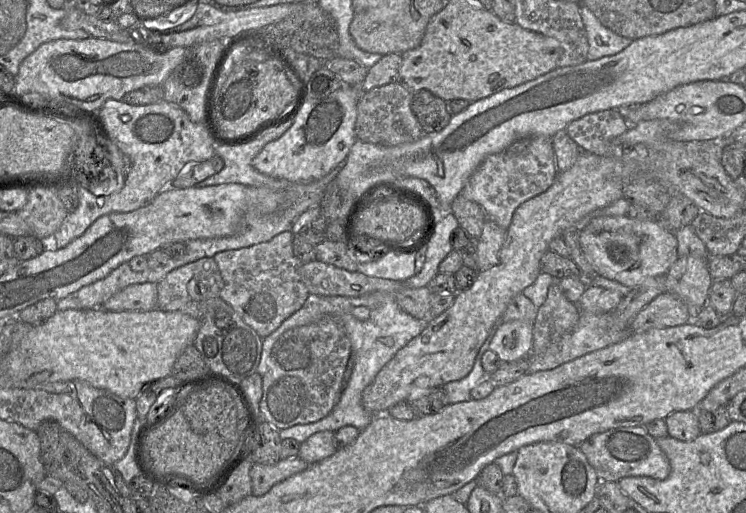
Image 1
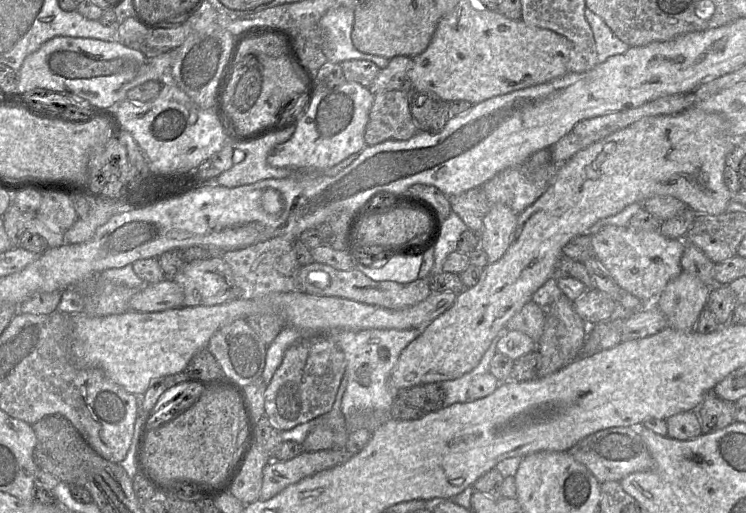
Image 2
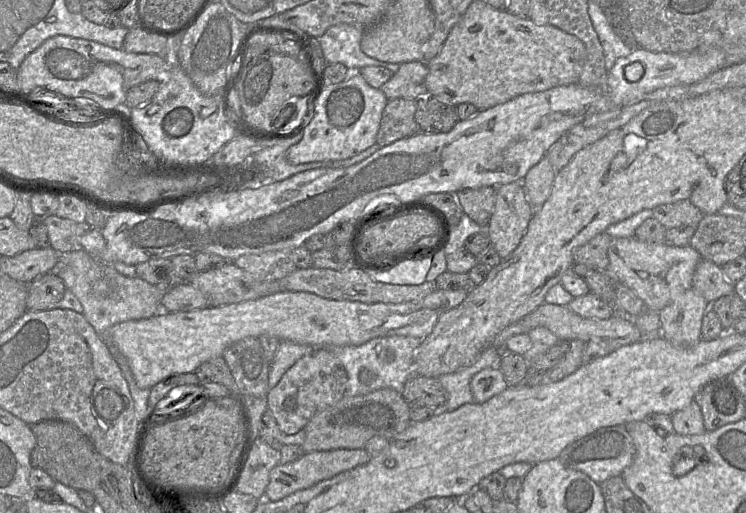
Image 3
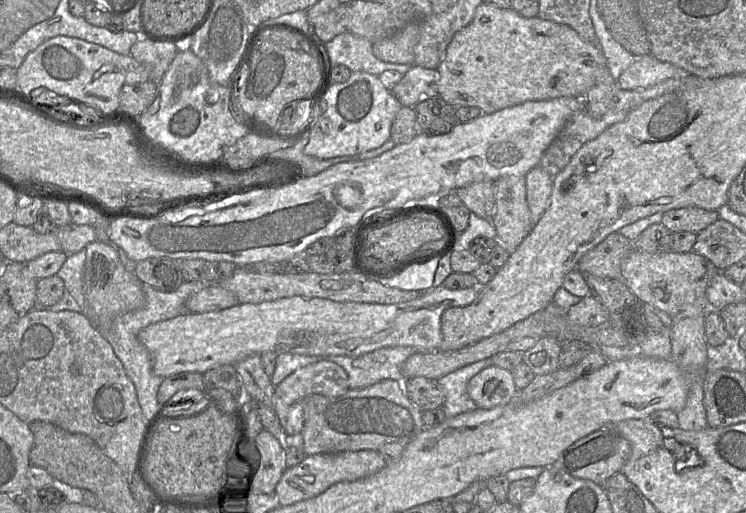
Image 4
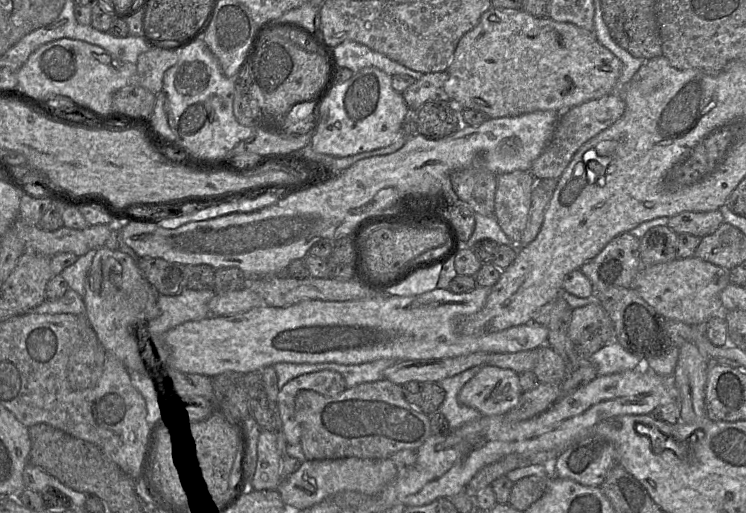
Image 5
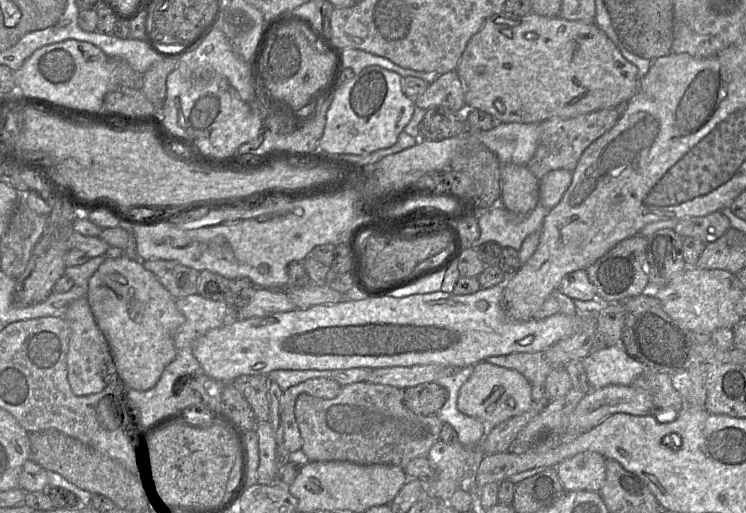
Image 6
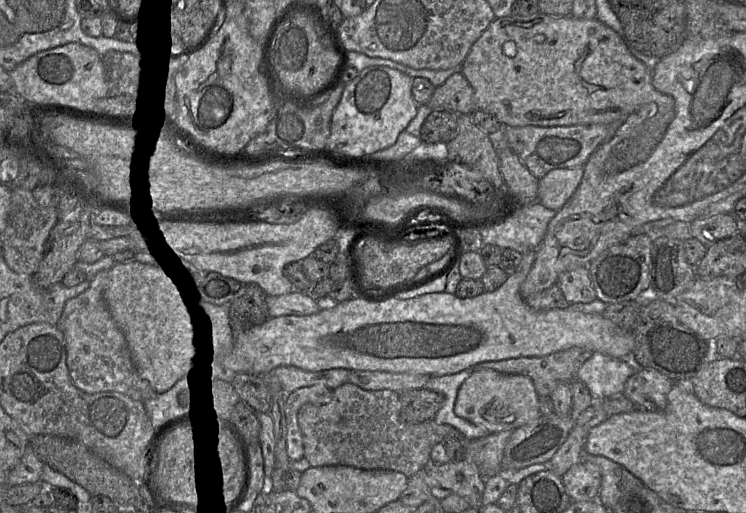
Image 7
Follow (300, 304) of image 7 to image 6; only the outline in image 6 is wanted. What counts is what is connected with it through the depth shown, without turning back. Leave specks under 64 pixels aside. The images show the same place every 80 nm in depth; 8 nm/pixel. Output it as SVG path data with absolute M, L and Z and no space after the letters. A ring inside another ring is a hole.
M259 287L250 302L241 310L237 310L237 317L247 319L295 309L297 307L285 290Z

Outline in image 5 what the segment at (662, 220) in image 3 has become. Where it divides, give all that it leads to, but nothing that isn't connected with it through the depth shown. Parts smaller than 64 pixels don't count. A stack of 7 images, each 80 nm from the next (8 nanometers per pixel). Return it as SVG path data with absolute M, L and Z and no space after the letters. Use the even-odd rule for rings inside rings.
M717 209L709 212L682 212L669 218L667 227L676 234L691 234L702 238L714 233L724 223Z

